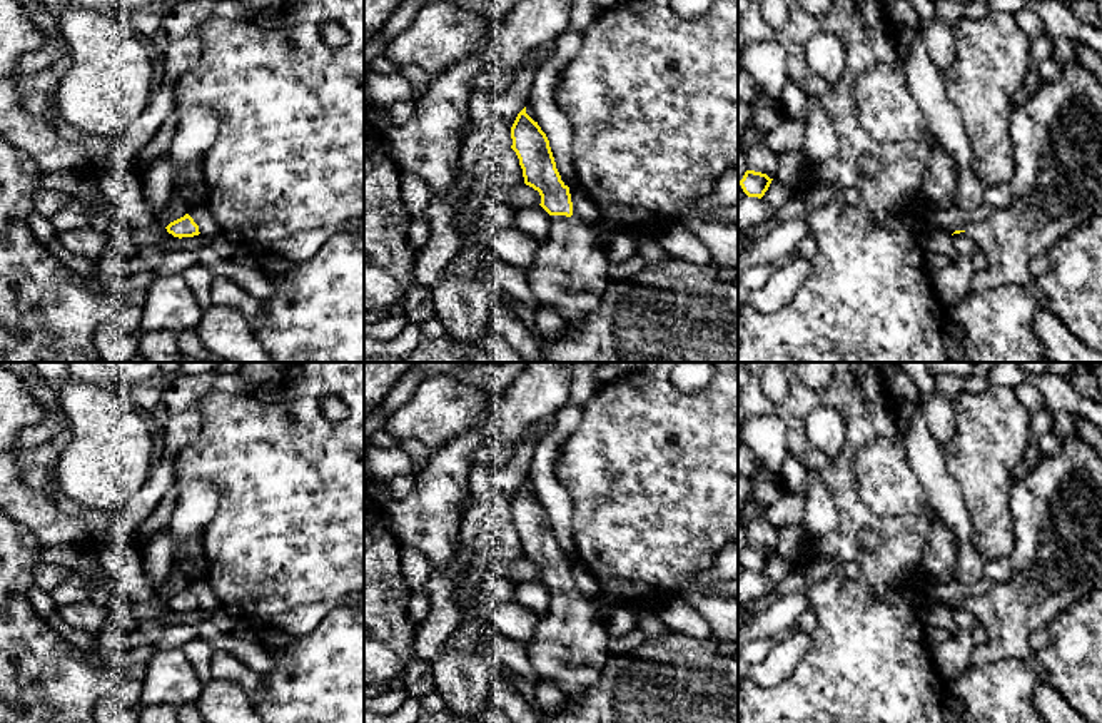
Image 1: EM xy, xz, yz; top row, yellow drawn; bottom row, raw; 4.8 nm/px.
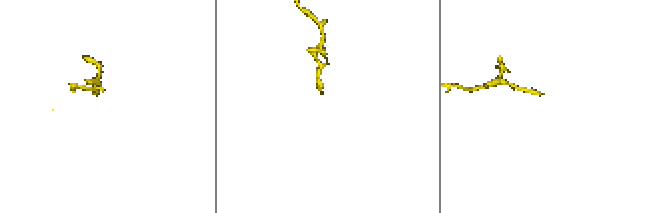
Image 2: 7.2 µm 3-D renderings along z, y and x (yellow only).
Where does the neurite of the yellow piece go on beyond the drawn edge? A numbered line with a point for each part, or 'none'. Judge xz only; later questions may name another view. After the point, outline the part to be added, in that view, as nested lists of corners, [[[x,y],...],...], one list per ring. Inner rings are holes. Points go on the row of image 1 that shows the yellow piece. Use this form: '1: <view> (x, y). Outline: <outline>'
1: xz (570, 273). Outline: [[[551,215],[549,235],[524,274],[539,307],[553,306],[566,326],[581,326],[611,282],[596,230],[573,215]]]

